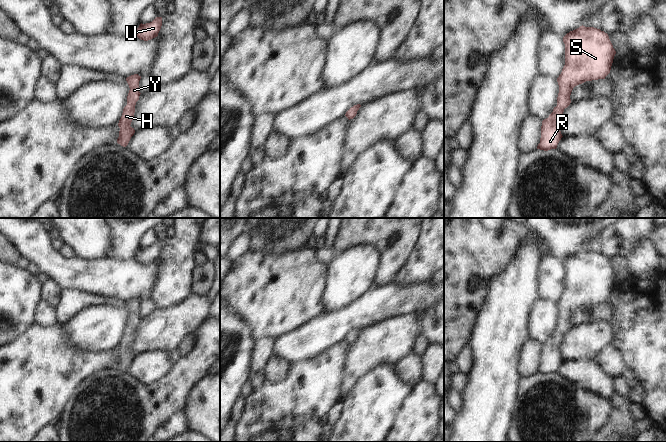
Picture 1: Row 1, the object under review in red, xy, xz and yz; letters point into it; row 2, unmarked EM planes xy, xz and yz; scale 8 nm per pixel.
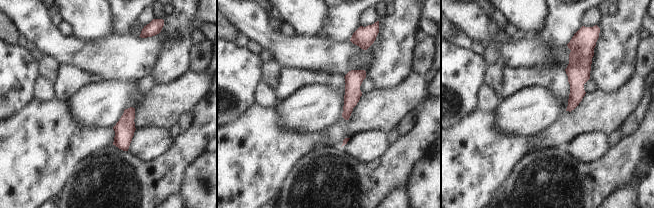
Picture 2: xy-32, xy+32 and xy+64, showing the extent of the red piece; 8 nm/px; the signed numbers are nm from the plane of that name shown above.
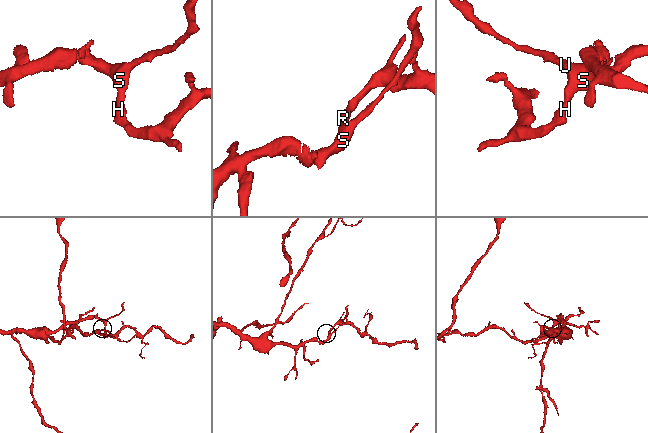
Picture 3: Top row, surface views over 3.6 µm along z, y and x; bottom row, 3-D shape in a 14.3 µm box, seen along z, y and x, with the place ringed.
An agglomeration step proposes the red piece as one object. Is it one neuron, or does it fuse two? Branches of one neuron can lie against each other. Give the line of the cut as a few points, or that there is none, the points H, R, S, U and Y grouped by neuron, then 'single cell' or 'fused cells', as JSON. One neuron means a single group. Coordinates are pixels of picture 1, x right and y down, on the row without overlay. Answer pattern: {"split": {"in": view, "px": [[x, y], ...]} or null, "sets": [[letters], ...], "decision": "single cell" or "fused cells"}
{"split": null, "sets": [["H", "R", "S", "U", "Y"]], "decision": "single cell"}

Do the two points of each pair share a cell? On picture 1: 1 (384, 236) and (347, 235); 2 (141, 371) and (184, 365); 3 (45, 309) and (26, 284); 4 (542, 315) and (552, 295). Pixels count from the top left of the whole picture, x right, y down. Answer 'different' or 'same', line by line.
1: same
2: different
3: different
4: different

